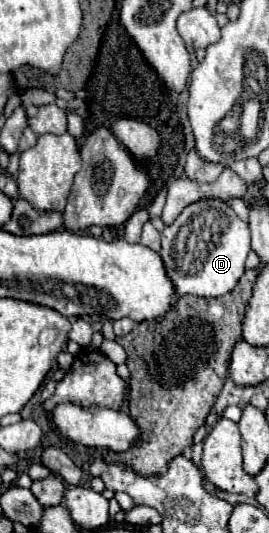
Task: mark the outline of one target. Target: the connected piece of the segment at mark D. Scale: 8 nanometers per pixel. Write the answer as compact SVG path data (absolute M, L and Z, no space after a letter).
M201 200L187 206L173 224L165 226L159 256L177 296L193 294L199 298L217 298L235 288L245 272L249 250L249 226L239 220L233 208L221 200Z

